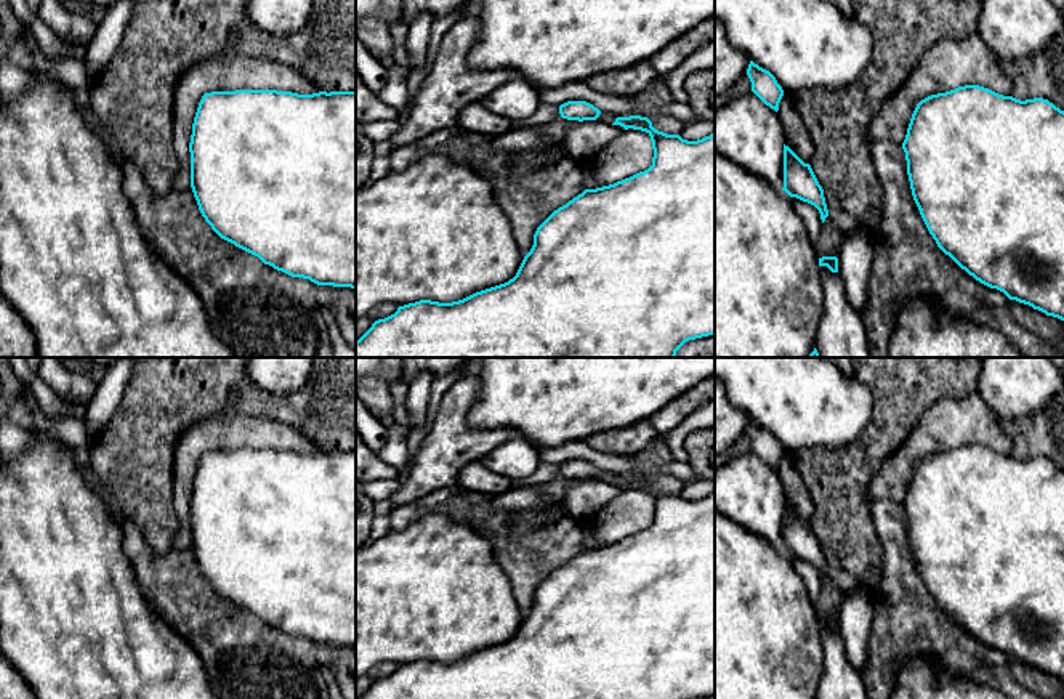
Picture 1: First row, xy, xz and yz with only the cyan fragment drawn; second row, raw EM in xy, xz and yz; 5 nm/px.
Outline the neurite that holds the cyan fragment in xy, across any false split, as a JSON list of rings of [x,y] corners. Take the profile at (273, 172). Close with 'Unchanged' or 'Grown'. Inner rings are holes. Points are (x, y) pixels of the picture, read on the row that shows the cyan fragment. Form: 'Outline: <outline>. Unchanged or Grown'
Outline: [[[356,91],[205,93],[189,152],[194,197],[221,239],[292,277],[356,289]]]. Unchanged

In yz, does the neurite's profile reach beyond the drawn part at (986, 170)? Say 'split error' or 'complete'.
complete

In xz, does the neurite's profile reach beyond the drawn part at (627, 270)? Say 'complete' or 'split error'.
complete

